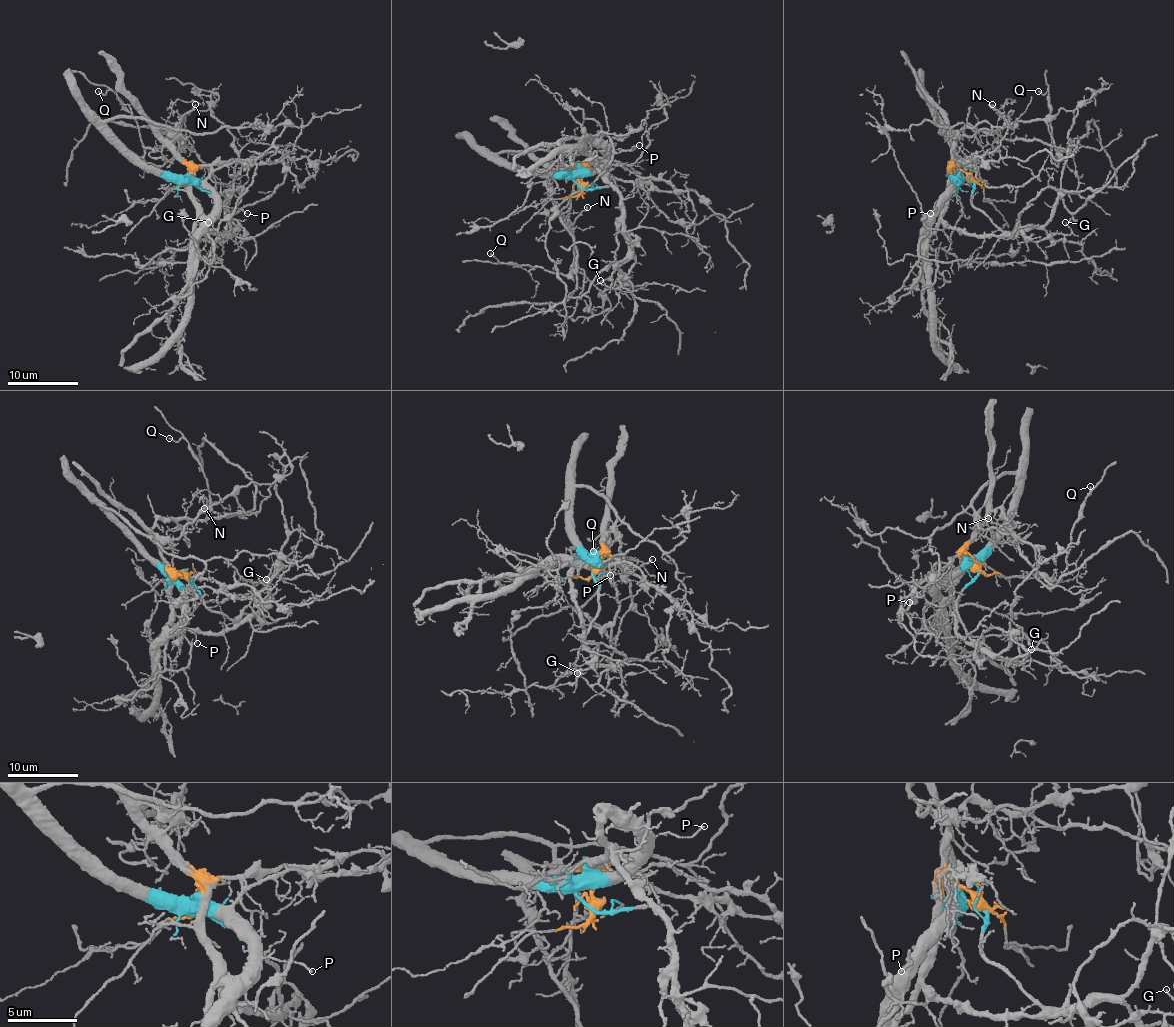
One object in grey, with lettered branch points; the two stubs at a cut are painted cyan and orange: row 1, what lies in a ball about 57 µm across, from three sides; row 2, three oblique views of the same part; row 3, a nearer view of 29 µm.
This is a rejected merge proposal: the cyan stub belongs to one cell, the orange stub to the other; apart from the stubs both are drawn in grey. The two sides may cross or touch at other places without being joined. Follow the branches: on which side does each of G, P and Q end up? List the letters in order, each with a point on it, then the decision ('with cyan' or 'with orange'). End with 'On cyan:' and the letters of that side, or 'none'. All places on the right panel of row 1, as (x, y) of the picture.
G: at (1065, 222); with cyan
P: at (930, 213); with cyan
Q: at (1038, 91); with orange
On cyan: G, P

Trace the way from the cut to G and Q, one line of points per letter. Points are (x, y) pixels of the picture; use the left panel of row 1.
G: (187, 180), (201, 187), (229, 215), (224, 242), (220, 233), (208, 222)
Q: (187, 180), (188, 167), (155, 126), (185, 141), (155, 166), (146, 160), (133, 114), (114, 93), (98, 91)

